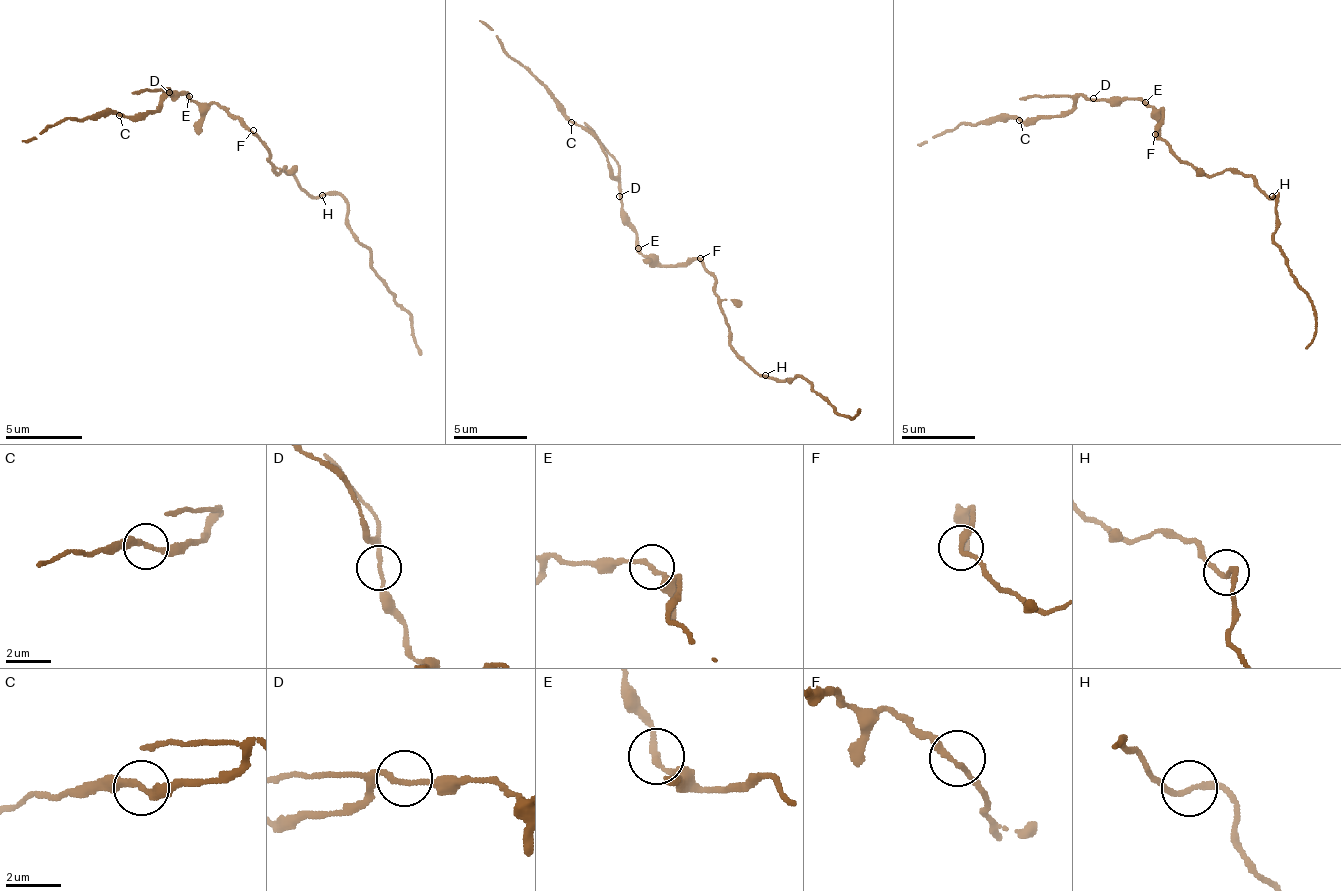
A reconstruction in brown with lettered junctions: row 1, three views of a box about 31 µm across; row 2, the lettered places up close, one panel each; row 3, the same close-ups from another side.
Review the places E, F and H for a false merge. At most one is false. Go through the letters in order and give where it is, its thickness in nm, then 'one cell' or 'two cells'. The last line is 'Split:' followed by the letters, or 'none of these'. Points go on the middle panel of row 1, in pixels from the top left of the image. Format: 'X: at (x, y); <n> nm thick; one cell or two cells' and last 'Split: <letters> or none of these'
E: at (638, 248); 190 nm thick; one cell
F: at (700, 258); 200 nm thick; one cell
H: at (765, 375); 190 nm thick; one cell
Split: none of these

